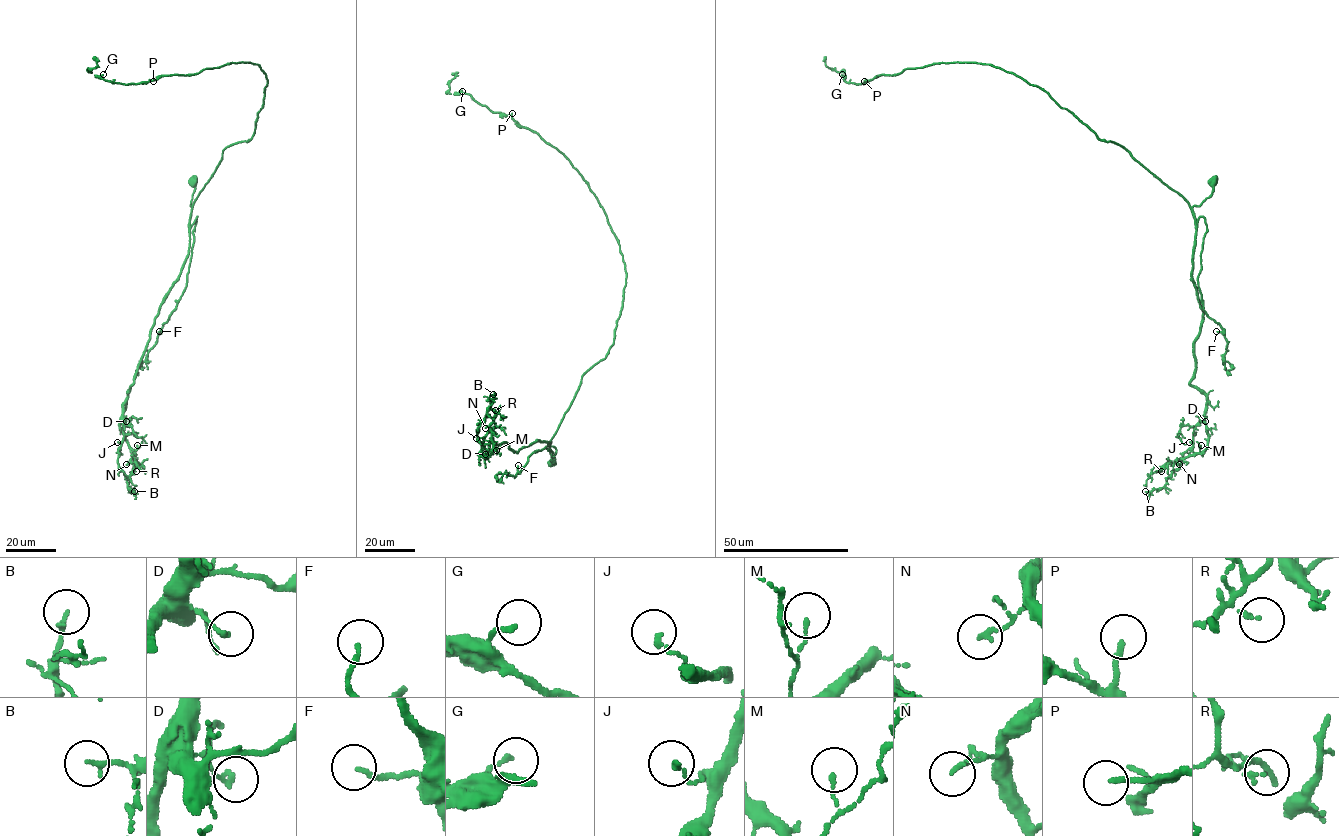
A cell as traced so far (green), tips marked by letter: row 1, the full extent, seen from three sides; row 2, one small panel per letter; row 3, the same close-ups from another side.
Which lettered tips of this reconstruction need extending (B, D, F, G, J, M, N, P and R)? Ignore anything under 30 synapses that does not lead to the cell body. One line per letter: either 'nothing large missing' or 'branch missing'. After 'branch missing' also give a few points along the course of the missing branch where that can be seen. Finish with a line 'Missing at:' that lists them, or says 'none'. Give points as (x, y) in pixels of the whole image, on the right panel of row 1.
B: nothing large missing
D: nothing large missing
F: nothing large missing
G: nothing large missing
J: nothing large missing
M: nothing large missing
N: nothing large missing
P: branch missing; course (864, 81), (835, 77)
R: nothing large missing
Missing at: P

